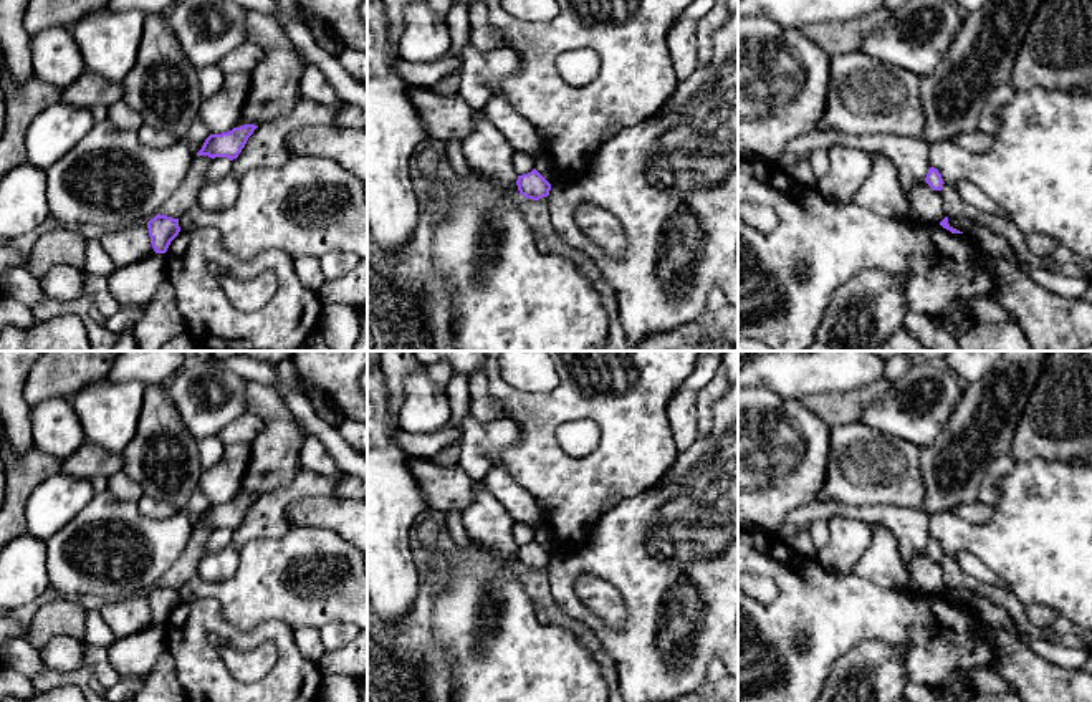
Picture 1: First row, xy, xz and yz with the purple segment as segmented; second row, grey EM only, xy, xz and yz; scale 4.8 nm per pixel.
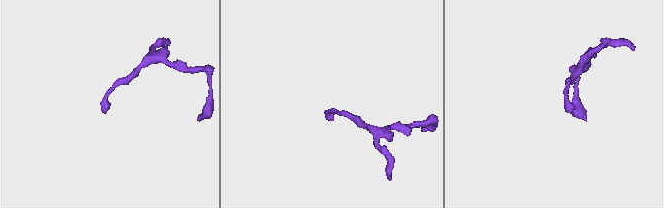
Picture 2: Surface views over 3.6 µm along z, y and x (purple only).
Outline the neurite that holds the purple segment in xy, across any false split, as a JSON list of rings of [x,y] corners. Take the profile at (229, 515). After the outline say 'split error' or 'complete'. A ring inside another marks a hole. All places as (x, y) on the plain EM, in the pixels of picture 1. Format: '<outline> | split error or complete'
[[[245,495],[240,498],[233,498],[228,503],[210,505],[197,526],[227,528],[230,531],[237,530],[242,520],[245,518],[248,508],[258,497]]] | complete

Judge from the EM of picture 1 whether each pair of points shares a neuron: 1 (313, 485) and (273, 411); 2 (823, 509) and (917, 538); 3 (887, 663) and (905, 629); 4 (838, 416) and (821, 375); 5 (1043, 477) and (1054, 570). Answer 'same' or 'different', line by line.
1: different
2: same
3: different
4: different
5: same

